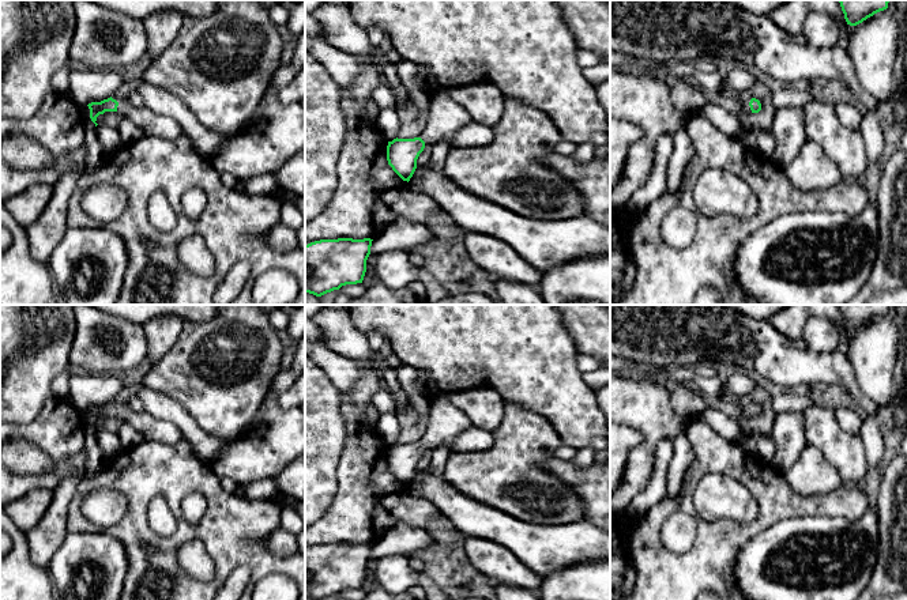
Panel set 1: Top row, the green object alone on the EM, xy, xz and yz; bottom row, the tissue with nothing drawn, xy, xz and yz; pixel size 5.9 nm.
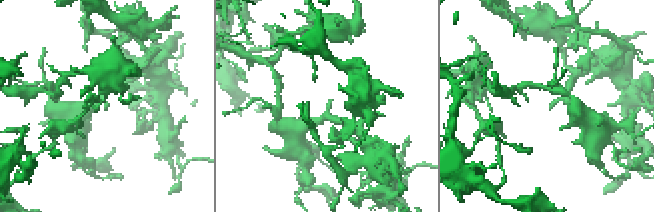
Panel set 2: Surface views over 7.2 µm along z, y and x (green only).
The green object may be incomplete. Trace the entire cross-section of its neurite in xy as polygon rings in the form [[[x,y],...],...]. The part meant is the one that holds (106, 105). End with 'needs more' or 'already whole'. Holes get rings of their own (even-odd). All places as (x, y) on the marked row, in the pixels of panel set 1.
[[[110,97],[101,102],[91,102],[87,106],[90,109],[90,118],[95,127],[98,125],[95,121],[99,114],[116,112],[120,117],[135,122],[146,136],[172,140],[184,135],[181,125],[174,118],[155,113],[144,105],[136,107],[128,99],[117,102]]]; needs more

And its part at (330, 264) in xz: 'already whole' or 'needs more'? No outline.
already whole

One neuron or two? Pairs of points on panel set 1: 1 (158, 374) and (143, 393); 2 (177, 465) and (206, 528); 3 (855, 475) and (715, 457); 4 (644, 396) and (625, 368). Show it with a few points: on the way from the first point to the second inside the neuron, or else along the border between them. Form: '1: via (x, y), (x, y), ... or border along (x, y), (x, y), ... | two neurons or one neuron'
1: border along (142, 384), (177, 400) | two neurons
2: via (194, 479), (211, 497), (211, 512) | one neuron
3: border along (842, 483), (861, 485) | two neurons
4: border along (624, 373), (644, 376), (662, 382) | two neurons

